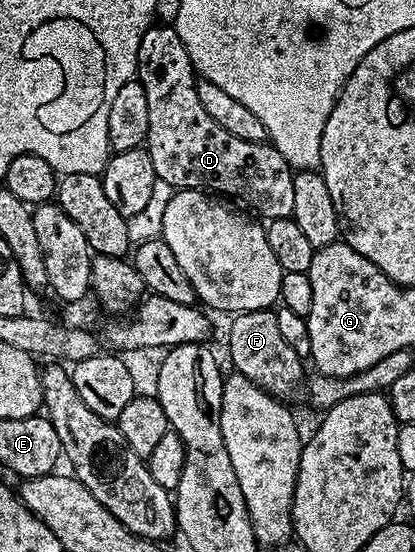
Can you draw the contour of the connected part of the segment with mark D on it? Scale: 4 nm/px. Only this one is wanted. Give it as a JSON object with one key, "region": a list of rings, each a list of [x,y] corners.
{"region":[[[157,22],[143,34],[139,44],[135,79],[143,86],[143,94],[147,94],[147,134],[144,147],[149,149],[151,166],[155,166],[158,180],[167,182],[175,190],[199,188],[213,194],[220,194],[222,197],[234,196],[235,199],[250,204],[258,212],[256,215],[265,216],[266,221],[292,217],[295,206],[294,169],[289,167],[283,154],[279,154],[279,150],[272,144],[247,142],[243,138],[235,138],[235,134],[227,134],[227,130],[217,125],[207,115],[207,110],[199,106],[197,93],[199,77],[193,71],[187,46],[183,46],[176,27],[165,22]]]}

